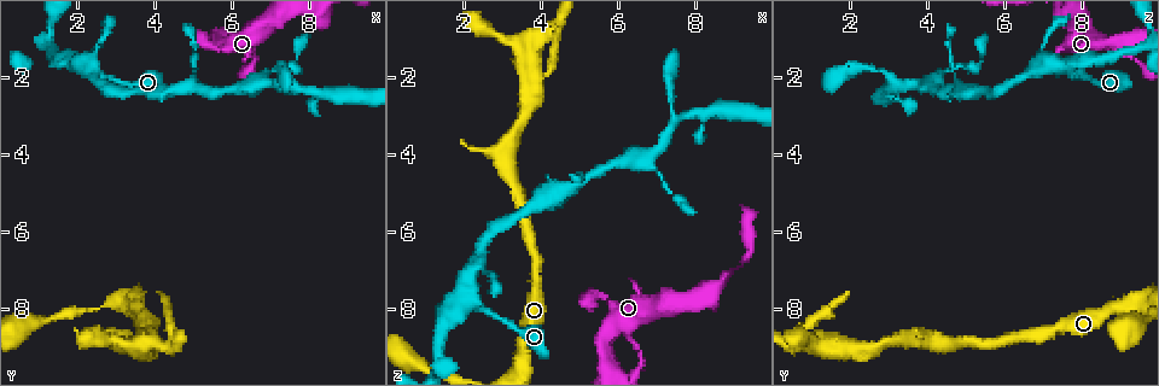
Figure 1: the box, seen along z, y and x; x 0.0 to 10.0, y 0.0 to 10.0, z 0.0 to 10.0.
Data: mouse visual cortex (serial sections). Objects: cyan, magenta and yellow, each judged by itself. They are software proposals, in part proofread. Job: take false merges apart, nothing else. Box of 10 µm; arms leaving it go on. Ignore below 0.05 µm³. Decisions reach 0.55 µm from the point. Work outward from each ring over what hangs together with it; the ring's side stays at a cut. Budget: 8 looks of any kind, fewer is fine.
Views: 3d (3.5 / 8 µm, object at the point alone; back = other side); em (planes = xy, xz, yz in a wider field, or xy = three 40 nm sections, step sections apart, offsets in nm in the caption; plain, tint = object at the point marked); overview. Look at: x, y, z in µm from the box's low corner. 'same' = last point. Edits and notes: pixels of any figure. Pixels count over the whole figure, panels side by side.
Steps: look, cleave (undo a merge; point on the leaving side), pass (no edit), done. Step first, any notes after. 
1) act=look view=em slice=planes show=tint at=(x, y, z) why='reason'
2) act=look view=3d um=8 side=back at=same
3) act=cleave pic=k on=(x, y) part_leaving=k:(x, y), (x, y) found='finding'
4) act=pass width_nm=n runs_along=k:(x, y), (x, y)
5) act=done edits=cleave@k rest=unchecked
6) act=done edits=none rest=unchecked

act=look view=3d um=8 at=(6.60, 1.45, 9.10) why='sudden change in width'

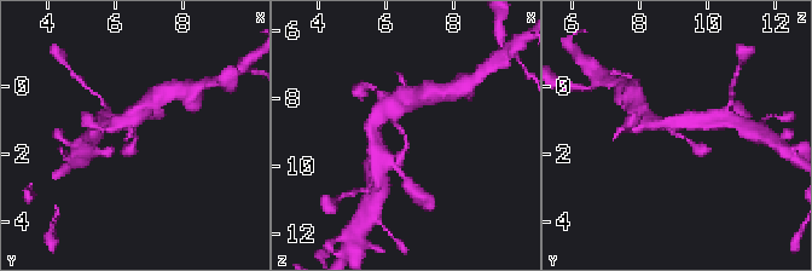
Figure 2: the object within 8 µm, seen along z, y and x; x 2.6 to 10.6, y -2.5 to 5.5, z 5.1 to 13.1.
act=look view=3d um=3.5 at=same why='zoom in'

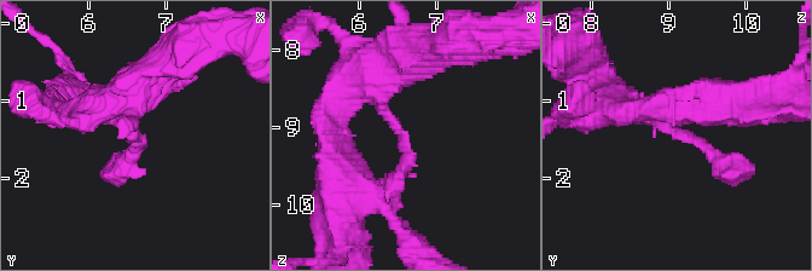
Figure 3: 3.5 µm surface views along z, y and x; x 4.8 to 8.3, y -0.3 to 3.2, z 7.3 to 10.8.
act=look view=em slice=xy step=1 show=tint at=(6.55, 1.45, 9.10) arm_widths_nm=250,350 why='need the tissue'

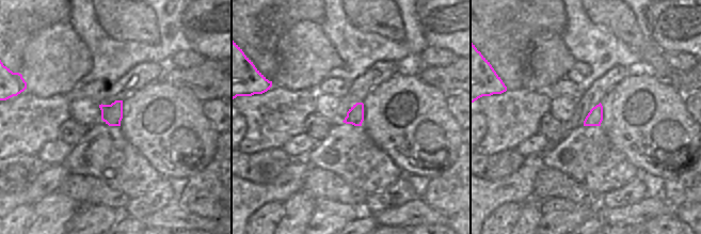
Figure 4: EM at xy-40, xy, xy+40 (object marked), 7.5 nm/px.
act=pass runs_along=3:(618, 103), (633, 103), (738, 169) found='all the same cell'

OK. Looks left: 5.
act=look view=3d um=3.5 side=back at=(2.35, 1.55, 6.95) why='abrupt turn'

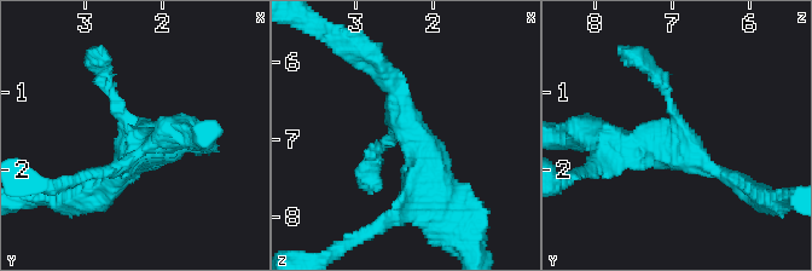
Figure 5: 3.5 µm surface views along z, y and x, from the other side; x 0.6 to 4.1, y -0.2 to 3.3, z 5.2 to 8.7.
act=look view=em slice=xy step=2 show=tint at=(2.30, 1.55, 6.95) why='now the EM'

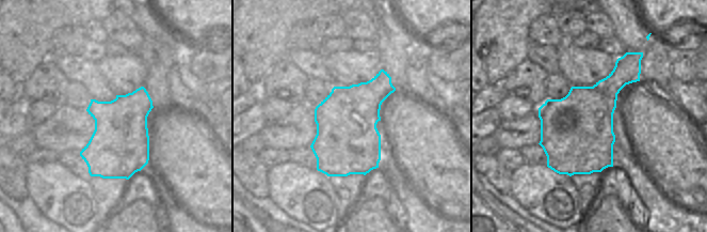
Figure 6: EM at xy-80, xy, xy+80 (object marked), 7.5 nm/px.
act=pass runs_along=5:(140, 146), (151, 146), (103, 69) found='all the same cell'

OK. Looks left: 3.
act=look view=3d um=8 at=(7.15, 1.75, 4.70) why='narrows sharply'

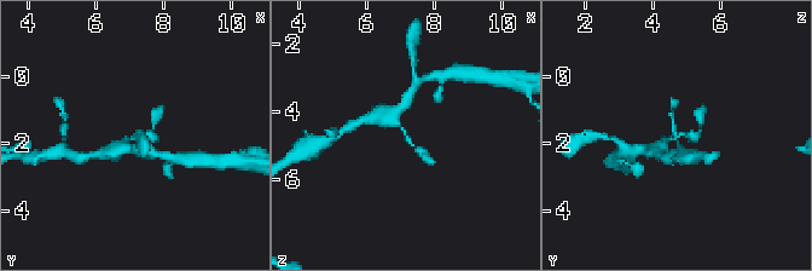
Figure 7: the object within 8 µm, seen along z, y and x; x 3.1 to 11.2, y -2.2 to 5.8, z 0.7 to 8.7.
act=look view=3d um=3.5 at=same why='zoom in'

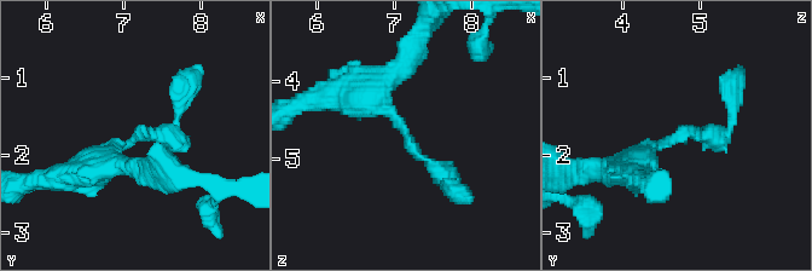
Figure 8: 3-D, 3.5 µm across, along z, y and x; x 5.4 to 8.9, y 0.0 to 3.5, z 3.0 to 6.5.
act=look view=em slice=planes show=tint at=(7.20, 1.75, 4.70) arm_widths_nm=200,450

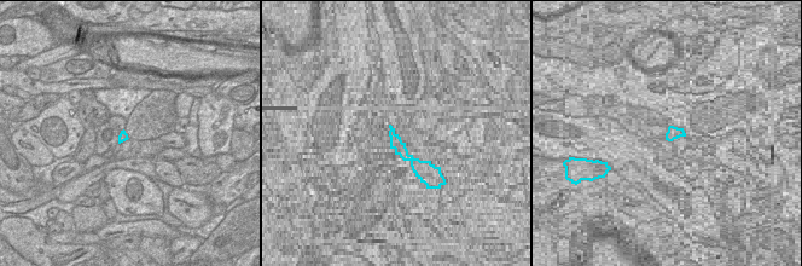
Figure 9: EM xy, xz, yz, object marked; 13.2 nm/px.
act=pass runs_along=8:(355, 94), (400, 122), (448, 191) found='all the same cell'

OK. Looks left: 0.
act=done edits=none rest=unchecked

